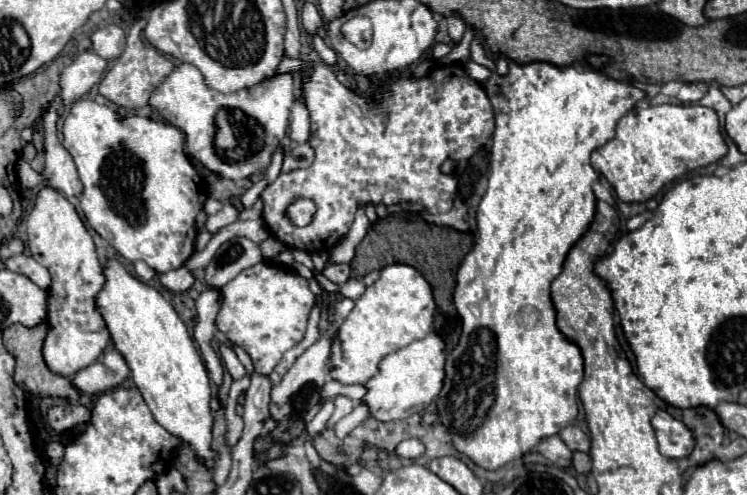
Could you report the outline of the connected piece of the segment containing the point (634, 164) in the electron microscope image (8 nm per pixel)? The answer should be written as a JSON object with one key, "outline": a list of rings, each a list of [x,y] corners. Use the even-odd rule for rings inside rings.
{"outline":[[[652,105],[628,111],[616,127],[614,139],[592,153],[592,167],[602,173],[626,203],[654,197],[674,179],[720,161],[728,147],[714,109],[692,105]]]}

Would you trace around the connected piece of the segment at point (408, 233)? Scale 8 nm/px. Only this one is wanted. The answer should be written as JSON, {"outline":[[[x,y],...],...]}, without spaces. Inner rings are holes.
{"outline":[[[422,217],[416,223],[410,223],[408,219],[396,219],[396,223],[390,223],[388,219],[386,223],[384,219],[372,225],[366,237],[362,239],[362,243],[356,247],[356,257],[350,263],[350,267],[354,269],[352,277],[364,277],[370,271],[380,271],[382,267],[392,263],[406,263],[416,267],[426,277],[426,281],[432,285],[432,291],[434,291],[434,299],[438,305],[436,331],[448,343],[454,343],[458,339],[458,329],[456,329],[458,313],[454,309],[452,293],[456,287],[458,265],[462,263],[464,255],[472,249],[472,243],[474,243],[472,233],[462,233],[452,227],[440,227],[440,225],[424,221]]]}

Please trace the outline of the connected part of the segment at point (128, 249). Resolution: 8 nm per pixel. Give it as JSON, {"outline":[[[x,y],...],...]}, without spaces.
{"outline":[[[80,99],[72,105],[68,117],[64,119],[62,135],[62,145],[72,155],[80,181],[84,183],[80,209],[84,211],[88,225],[128,261],[146,261],[158,273],[182,267],[194,253],[196,215],[202,211],[206,201],[206,195],[199,188],[204,181],[199,176],[194,178],[198,172],[184,153],[184,133],[164,121],[120,115],[108,105],[98,105],[92,99]]]}

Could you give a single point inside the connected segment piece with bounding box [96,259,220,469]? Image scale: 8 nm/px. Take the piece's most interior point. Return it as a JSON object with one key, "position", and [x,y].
{"position":[166,367]}

